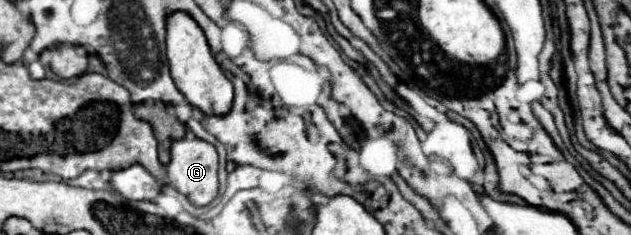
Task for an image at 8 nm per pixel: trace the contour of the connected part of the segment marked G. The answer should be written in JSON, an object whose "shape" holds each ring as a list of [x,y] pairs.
{"shape":[[[193,135],[177,139],[171,145],[171,161],[167,165],[167,179],[169,179],[169,185],[175,187],[179,193],[183,193],[193,205],[197,205],[197,207],[209,205],[219,193],[215,147],[203,139],[193,137]]]}

